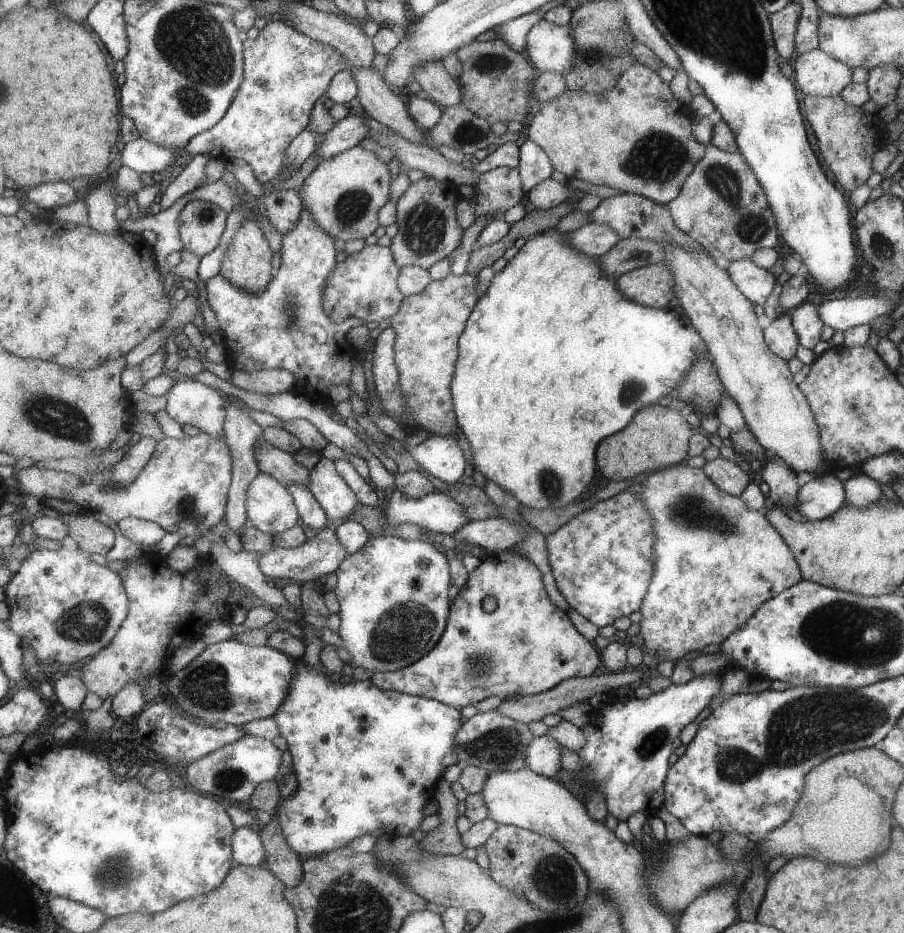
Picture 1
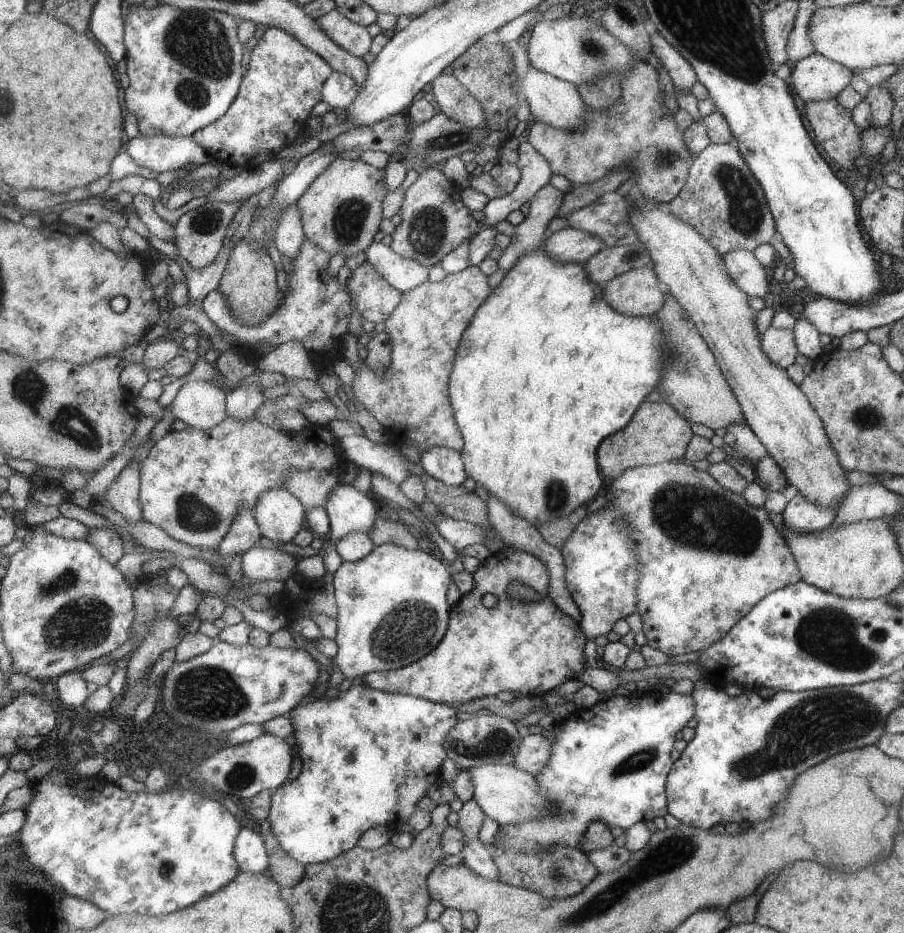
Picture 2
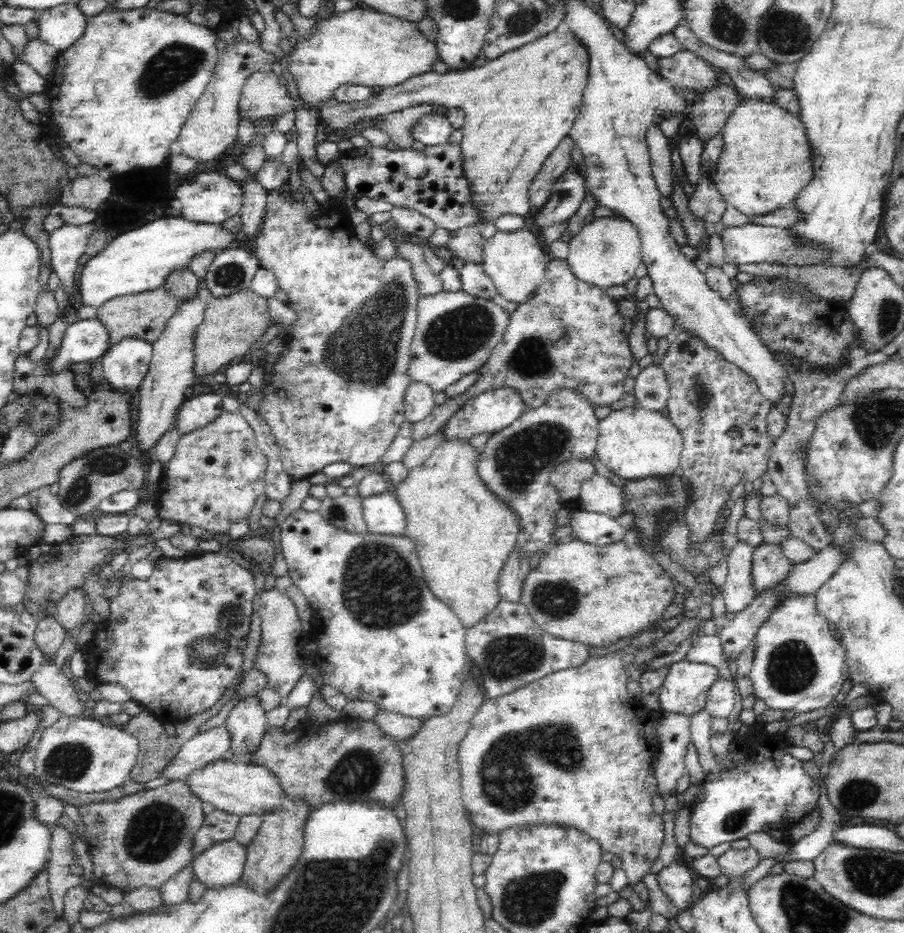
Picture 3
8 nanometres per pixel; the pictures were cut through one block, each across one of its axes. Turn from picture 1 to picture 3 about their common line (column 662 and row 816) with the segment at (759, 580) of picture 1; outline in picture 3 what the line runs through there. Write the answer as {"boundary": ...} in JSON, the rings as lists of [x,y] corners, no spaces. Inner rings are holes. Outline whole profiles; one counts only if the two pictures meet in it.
{"boundary":[[[614,652],[614,654],[602,656],[602,658],[590,658],[578,668],[554,672],[554,674],[540,678],[540,680],[536,680],[536,682],[532,682],[532,684],[512,692],[512,694],[506,694],[502,698],[486,700],[480,706],[478,714],[474,716],[466,738],[460,742],[458,764],[460,764],[460,780],[462,780],[462,800],[464,800],[464,806],[466,806],[476,828],[484,830],[486,834],[498,836],[498,832],[506,830],[508,826],[526,826],[526,824],[574,826],[578,830],[584,830],[590,838],[596,838],[598,844],[602,846],[602,852],[610,852],[610,854],[622,858],[622,870],[626,872],[630,884],[634,886],[634,884],[642,882],[642,876],[652,872],[652,866],[654,866],[654,862],[660,856],[660,850],[664,846],[666,830],[664,830],[664,818],[654,814],[654,810],[652,810],[652,794],[644,788],[646,778],[652,772],[652,766],[654,766],[658,750],[660,750],[658,736],[656,736],[656,728],[660,722],[660,710],[648,712],[648,710],[644,710],[642,702],[628,698],[628,682],[630,680],[626,678],[624,666],[626,664],[622,662],[622,654]]]}

